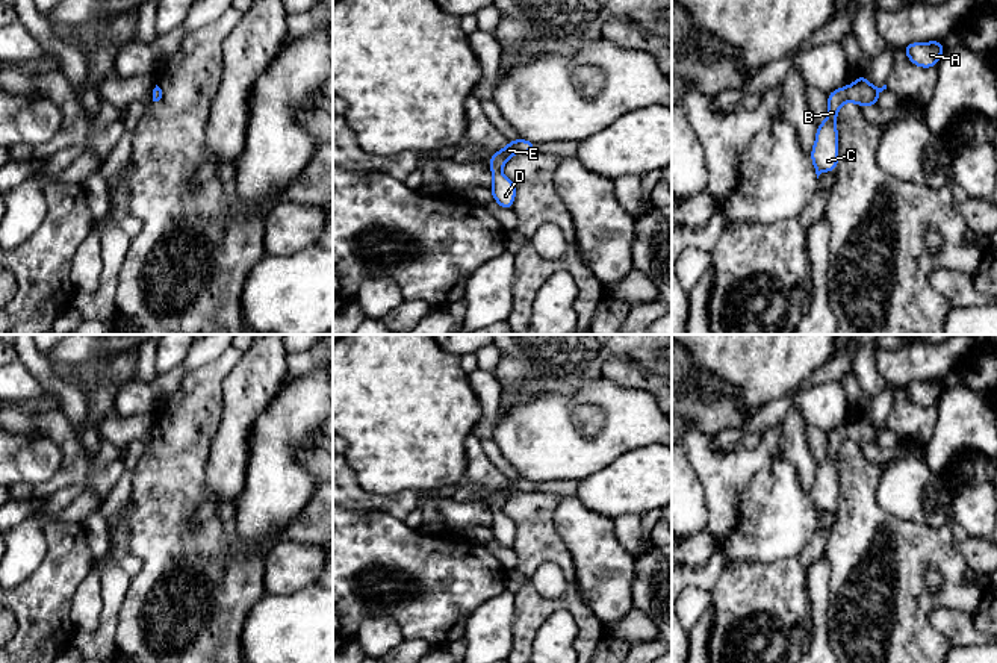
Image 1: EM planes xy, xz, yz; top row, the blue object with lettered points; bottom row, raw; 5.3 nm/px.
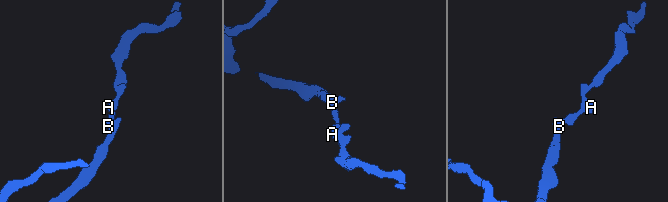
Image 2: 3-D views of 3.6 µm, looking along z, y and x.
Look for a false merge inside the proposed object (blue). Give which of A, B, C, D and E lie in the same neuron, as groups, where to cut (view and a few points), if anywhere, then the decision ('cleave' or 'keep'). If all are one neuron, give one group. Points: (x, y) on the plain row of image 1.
A B C D E; no cut; keep

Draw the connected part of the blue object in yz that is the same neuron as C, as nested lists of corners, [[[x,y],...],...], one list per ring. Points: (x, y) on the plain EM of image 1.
[[[862,413],[847,425],[828,433],[828,456],[817,465],[815,481],[811,489],[812,504],[817,518],[825,510],[837,510],[838,503],[838,471],[837,454],[840,447],[849,439],[861,445],[877,445],[877,434],[887,428],[874,427]]]

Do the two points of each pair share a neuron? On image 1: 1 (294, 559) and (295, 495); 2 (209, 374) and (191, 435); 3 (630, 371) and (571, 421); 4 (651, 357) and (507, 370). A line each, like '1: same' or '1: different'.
1: different
2: same
3: different
4: same

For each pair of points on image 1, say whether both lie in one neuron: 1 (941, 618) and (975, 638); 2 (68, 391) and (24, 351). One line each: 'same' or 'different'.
1: same
2: same

